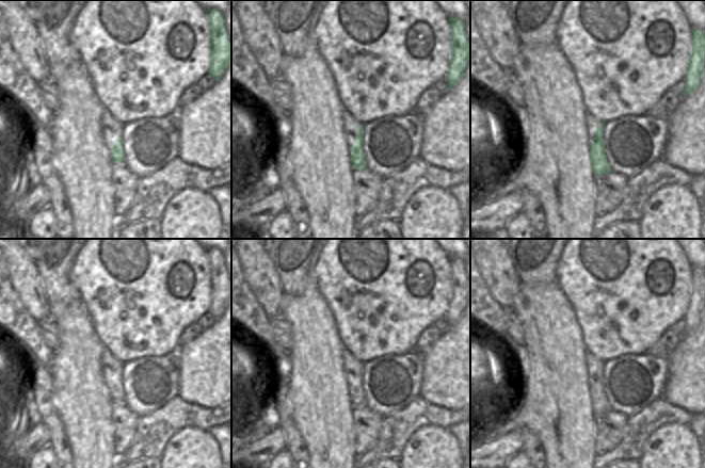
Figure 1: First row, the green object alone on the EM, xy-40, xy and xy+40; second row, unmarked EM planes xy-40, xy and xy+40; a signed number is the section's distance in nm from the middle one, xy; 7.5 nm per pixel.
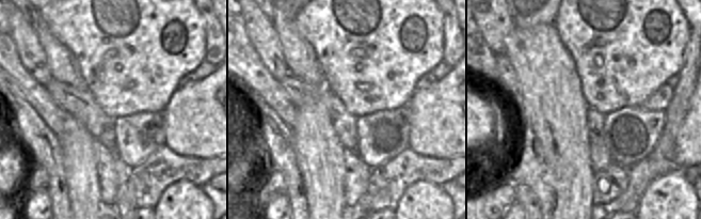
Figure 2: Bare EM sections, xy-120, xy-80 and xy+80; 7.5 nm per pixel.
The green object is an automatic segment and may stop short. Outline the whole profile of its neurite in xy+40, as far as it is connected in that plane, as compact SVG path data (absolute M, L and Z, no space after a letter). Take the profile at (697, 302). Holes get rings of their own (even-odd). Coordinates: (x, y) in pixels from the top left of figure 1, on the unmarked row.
M692 268L692 288L688 301L688 309L684 318L686 326L684 335L693 332L705 309L705 270Z

